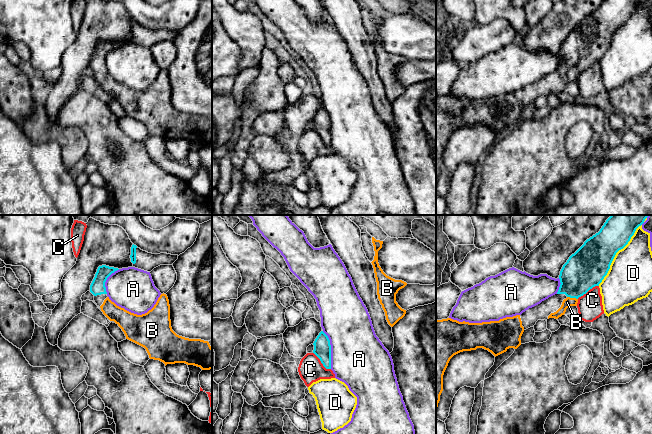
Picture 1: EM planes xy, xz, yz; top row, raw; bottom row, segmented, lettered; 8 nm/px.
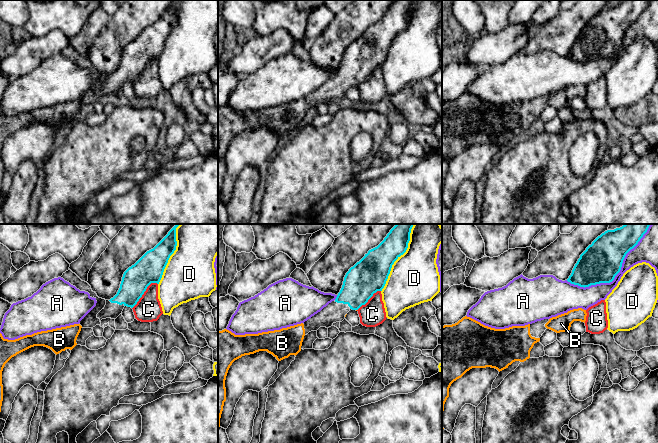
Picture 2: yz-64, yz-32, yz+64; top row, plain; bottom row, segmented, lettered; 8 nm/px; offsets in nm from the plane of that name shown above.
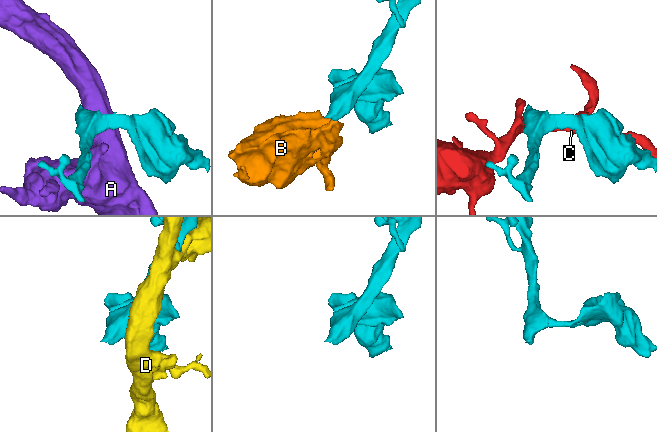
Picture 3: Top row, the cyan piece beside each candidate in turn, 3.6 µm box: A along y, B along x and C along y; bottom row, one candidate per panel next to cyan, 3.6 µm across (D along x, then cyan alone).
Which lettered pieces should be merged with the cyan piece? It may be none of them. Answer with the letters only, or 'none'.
B

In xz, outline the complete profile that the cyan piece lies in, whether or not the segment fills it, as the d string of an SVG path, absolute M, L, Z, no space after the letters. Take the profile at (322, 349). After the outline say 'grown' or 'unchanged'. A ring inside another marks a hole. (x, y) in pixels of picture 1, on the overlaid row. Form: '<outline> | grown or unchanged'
M321 331L315 339L313 353L326 369L331 369L331 345L328 336Z | unchanged

